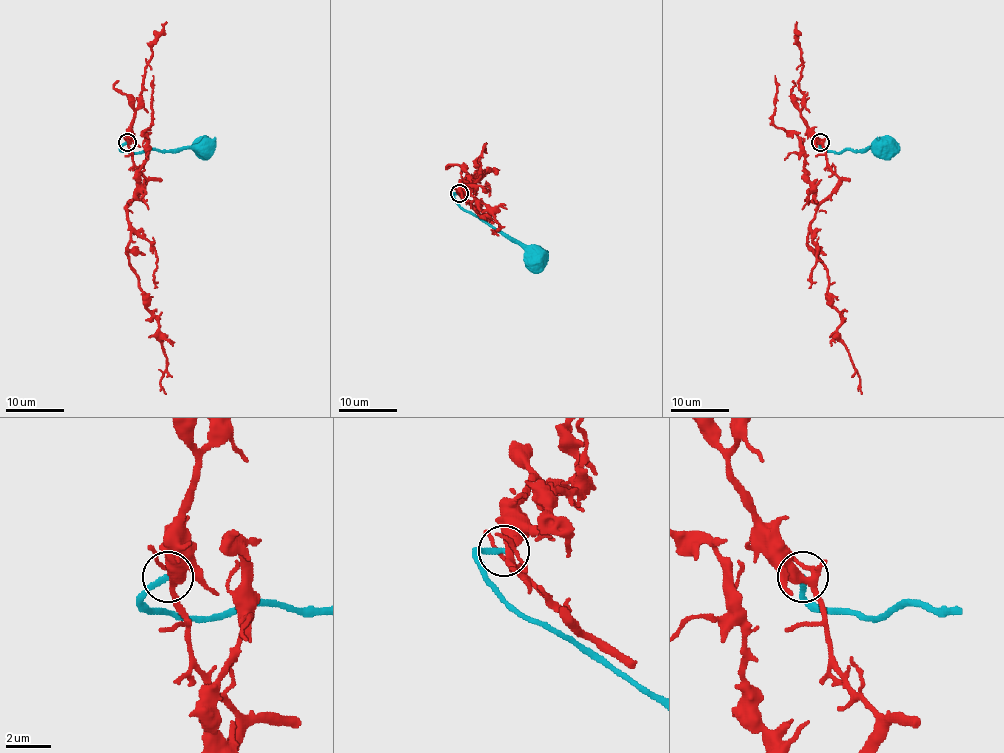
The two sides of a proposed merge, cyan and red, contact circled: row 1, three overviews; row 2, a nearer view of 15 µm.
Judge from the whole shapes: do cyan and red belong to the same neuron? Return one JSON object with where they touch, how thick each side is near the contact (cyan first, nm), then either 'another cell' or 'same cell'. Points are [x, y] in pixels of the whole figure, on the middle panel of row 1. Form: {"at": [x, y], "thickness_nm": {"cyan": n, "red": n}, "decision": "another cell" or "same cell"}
{"at": [459, 193], "thickness_nm": {"cyan": 240, "red": 360}, "decision": "another cell"}

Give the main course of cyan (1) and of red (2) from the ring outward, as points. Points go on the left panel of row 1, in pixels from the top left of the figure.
1: (127, 142), (121, 148), (131, 153), (203, 147)
2: (128, 142), (132, 166), (144, 178), (128, 209), (128, 263), (157, 322), (166, 394)

